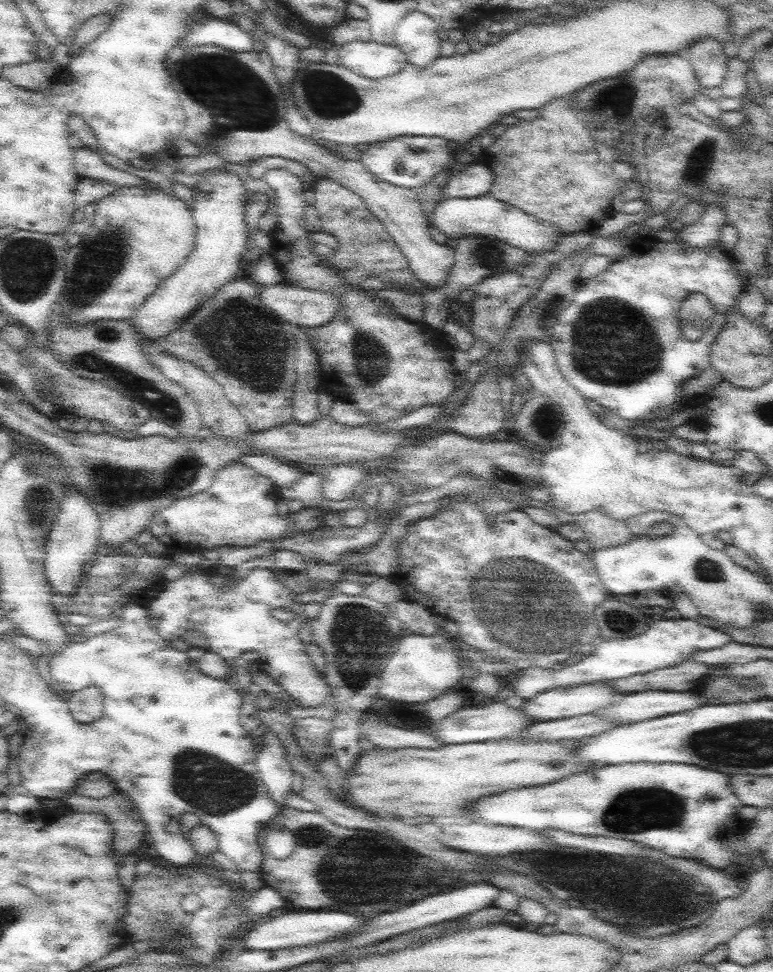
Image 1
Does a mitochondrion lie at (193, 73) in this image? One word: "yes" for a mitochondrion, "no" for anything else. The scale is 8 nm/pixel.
yes

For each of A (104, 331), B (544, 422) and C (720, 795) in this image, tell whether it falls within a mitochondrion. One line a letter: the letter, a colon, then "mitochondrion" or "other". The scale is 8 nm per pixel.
A: mitochondrion
B: mitochondrion
C: other

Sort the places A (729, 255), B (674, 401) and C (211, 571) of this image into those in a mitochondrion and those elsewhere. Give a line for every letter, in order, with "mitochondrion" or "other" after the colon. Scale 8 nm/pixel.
A: other
B: other
C: other

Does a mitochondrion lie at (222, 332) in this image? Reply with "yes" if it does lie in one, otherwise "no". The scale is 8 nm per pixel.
yes

